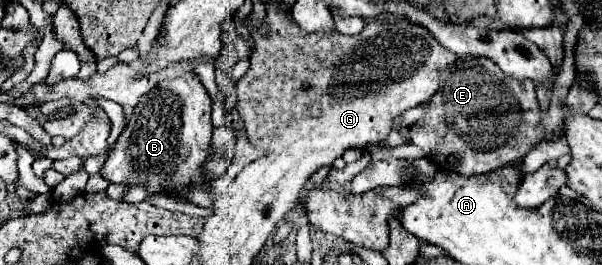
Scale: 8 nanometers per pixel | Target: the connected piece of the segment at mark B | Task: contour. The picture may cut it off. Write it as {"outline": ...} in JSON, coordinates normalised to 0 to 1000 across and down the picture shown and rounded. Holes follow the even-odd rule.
{"outline":[[[307,275],[291,298],[274,298],[231,374],[164,660],[178,691],[198,698],[204,698],[204,668],[244,683],[251,736],[294,728],[297,698],[334,675],[350,562],[350,494],[350,366],[331,291]],[[221,630],[228,645],[224,660],[218,653]]]}

